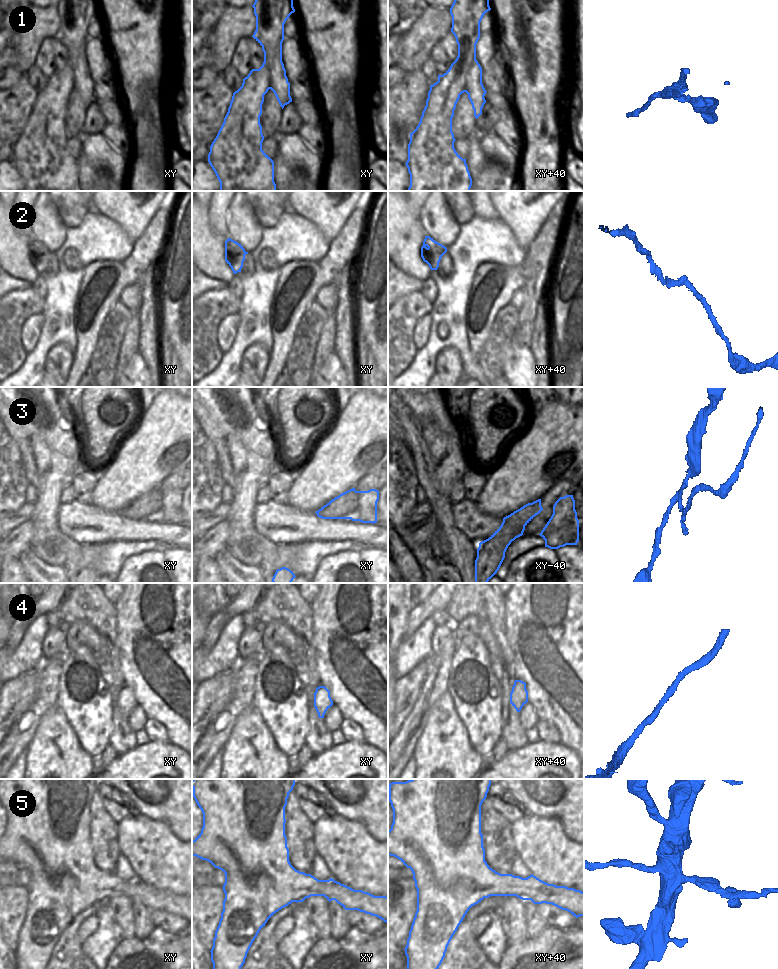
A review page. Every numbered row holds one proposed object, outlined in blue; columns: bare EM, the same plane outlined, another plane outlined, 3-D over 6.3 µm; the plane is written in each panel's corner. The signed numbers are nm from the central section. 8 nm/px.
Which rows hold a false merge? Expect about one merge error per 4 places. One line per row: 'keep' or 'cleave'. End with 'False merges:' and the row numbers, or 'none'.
1: cleave
2: keep
3: cleave
4: keep
5: cleave
False merges: 1, 3, 5

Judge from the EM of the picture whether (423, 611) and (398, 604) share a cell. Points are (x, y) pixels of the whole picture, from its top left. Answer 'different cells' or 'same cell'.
different cells

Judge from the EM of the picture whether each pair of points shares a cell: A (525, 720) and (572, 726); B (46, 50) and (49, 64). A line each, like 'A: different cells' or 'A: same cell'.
A: different cells
B: same cell

